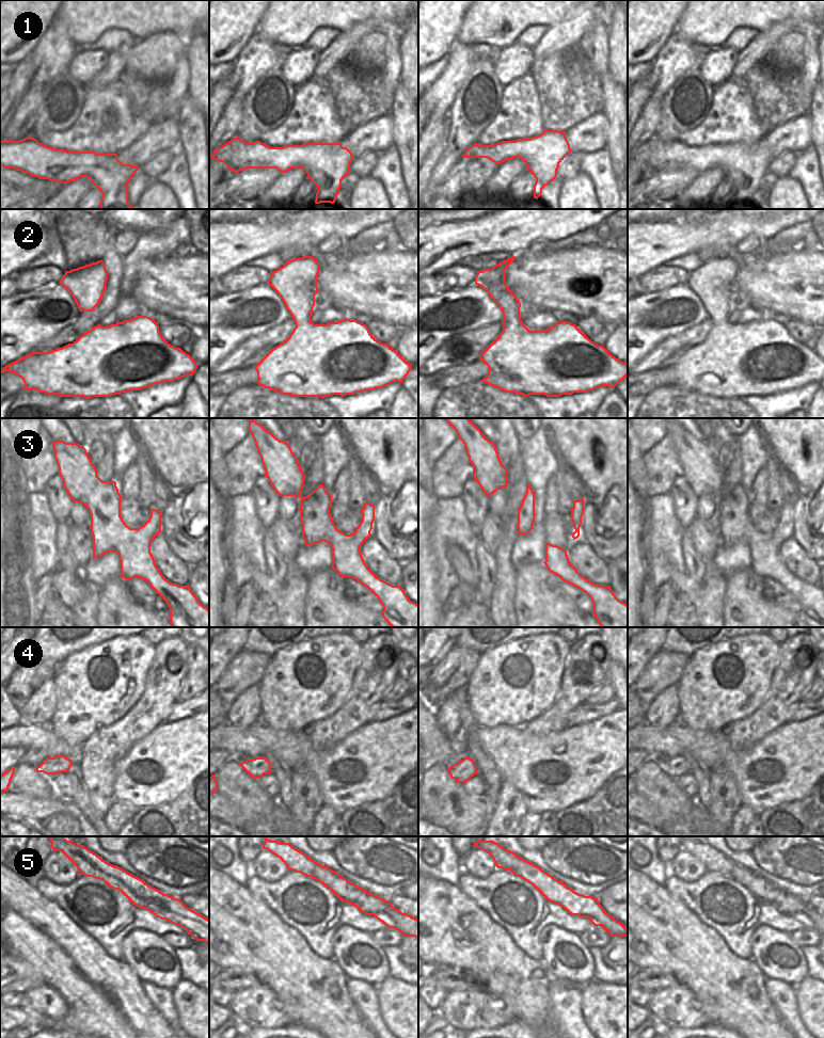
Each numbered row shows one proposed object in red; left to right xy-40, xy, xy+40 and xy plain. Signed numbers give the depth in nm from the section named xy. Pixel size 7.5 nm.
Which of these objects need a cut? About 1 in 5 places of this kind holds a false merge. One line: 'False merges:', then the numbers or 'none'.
False merges: 5

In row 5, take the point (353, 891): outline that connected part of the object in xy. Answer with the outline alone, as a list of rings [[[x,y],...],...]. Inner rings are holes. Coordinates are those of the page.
[[[346,884],[345,889],[348,890],[348,895],[353,898],[360,898],[366,895],[375,896],[374,894],[369,894],[366,890],[358,887],[356,884],[353,884],[353,885]]]

